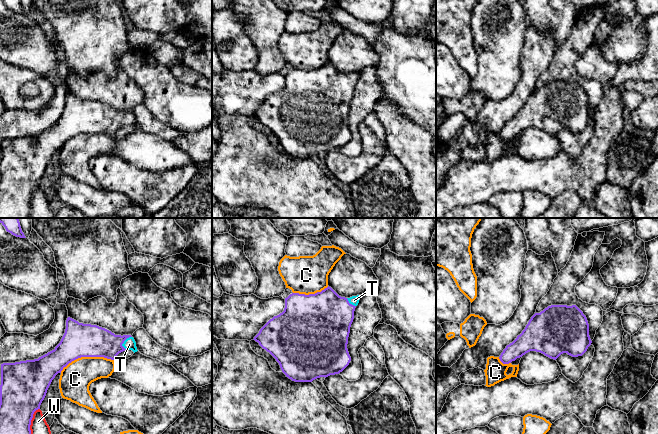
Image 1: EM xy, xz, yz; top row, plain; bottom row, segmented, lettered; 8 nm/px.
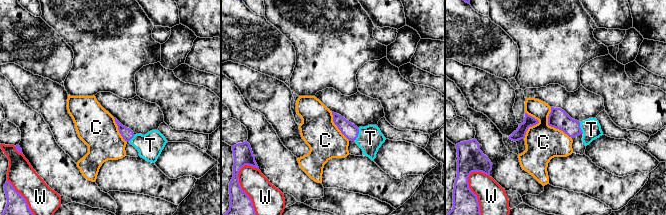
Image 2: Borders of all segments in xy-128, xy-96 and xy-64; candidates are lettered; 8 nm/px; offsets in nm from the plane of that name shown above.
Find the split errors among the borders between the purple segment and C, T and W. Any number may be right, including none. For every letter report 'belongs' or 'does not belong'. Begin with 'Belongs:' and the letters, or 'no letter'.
Belongs: T
C: does not belong
T: belongs
W: does not belong

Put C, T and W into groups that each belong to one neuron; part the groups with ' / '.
C / T / W

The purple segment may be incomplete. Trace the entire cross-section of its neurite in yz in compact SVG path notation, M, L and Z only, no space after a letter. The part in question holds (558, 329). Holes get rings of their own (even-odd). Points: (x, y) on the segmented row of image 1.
M551 305L531 317L522 333L506 346L499 359L503 364L509 364L530 351L540 352L554 360L563 353L578 357L591 343L587 318L576 305Z

